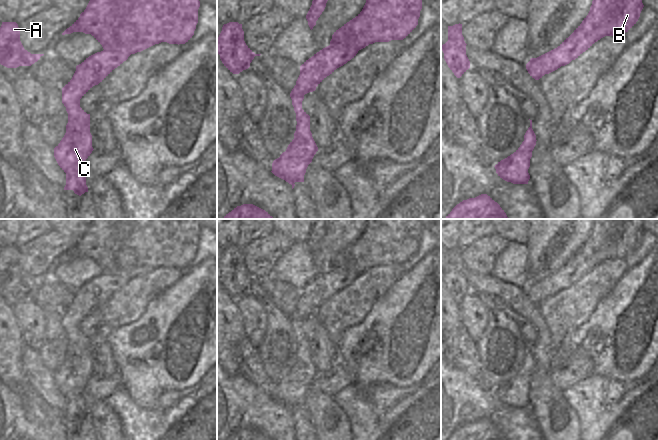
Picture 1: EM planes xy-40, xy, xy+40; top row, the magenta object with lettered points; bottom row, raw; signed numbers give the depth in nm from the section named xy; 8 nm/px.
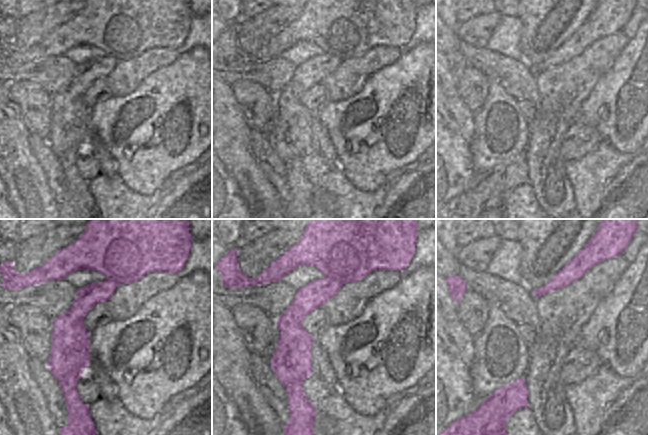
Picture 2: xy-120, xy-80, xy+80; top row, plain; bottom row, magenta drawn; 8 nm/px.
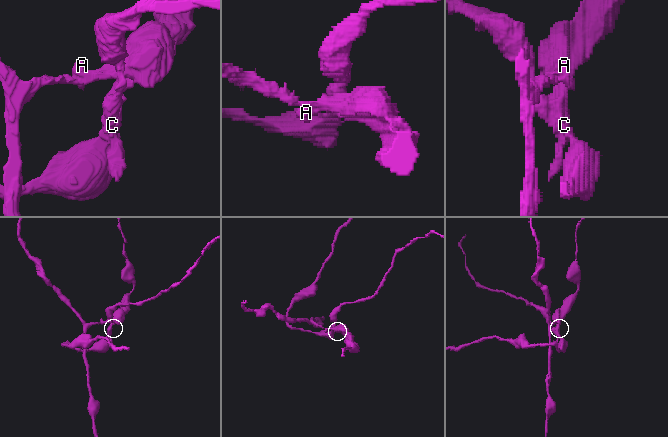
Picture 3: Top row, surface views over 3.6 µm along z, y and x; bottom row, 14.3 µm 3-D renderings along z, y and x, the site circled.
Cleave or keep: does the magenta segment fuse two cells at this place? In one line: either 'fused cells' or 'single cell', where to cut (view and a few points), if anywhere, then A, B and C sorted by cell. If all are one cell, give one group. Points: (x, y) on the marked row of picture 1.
fused cells | xy (330, 43), (342, 43), (346, 47), (343, 53), (347, 61) | A B / C

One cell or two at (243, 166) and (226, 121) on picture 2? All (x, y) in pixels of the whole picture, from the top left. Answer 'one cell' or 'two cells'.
one cell

